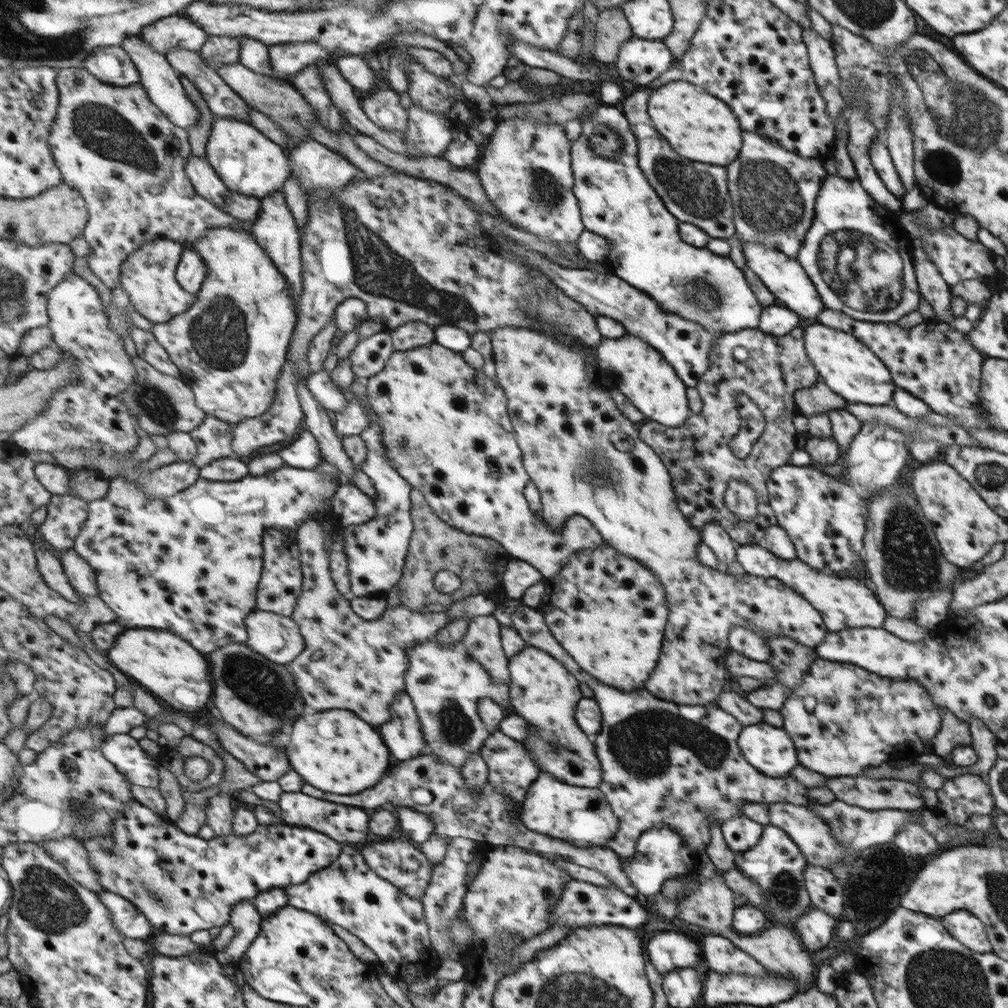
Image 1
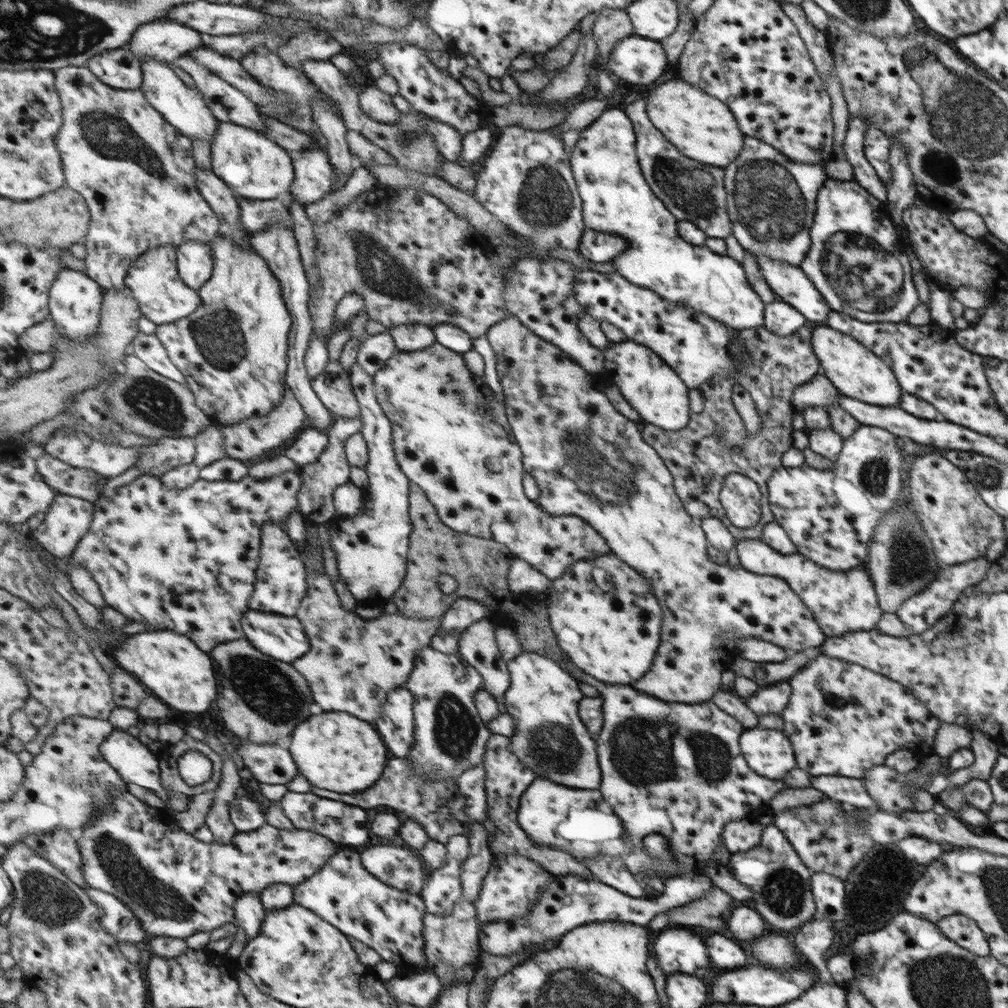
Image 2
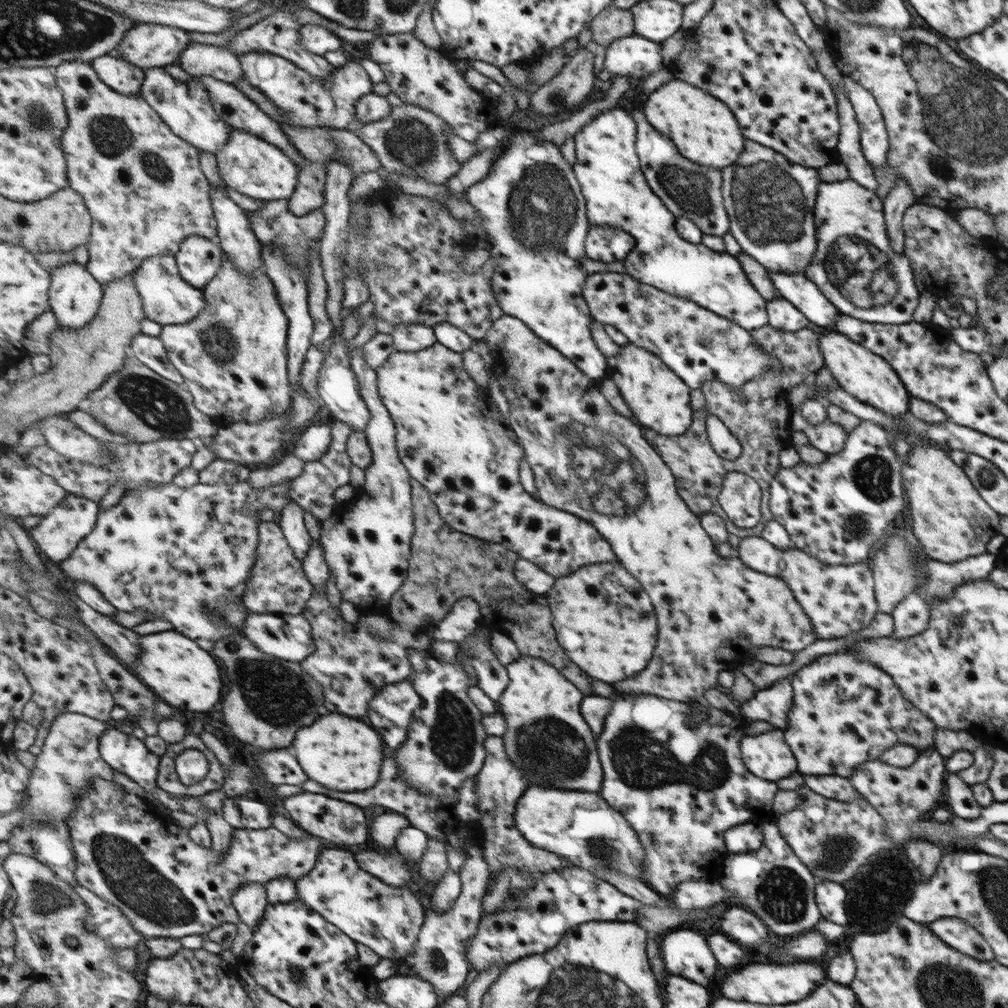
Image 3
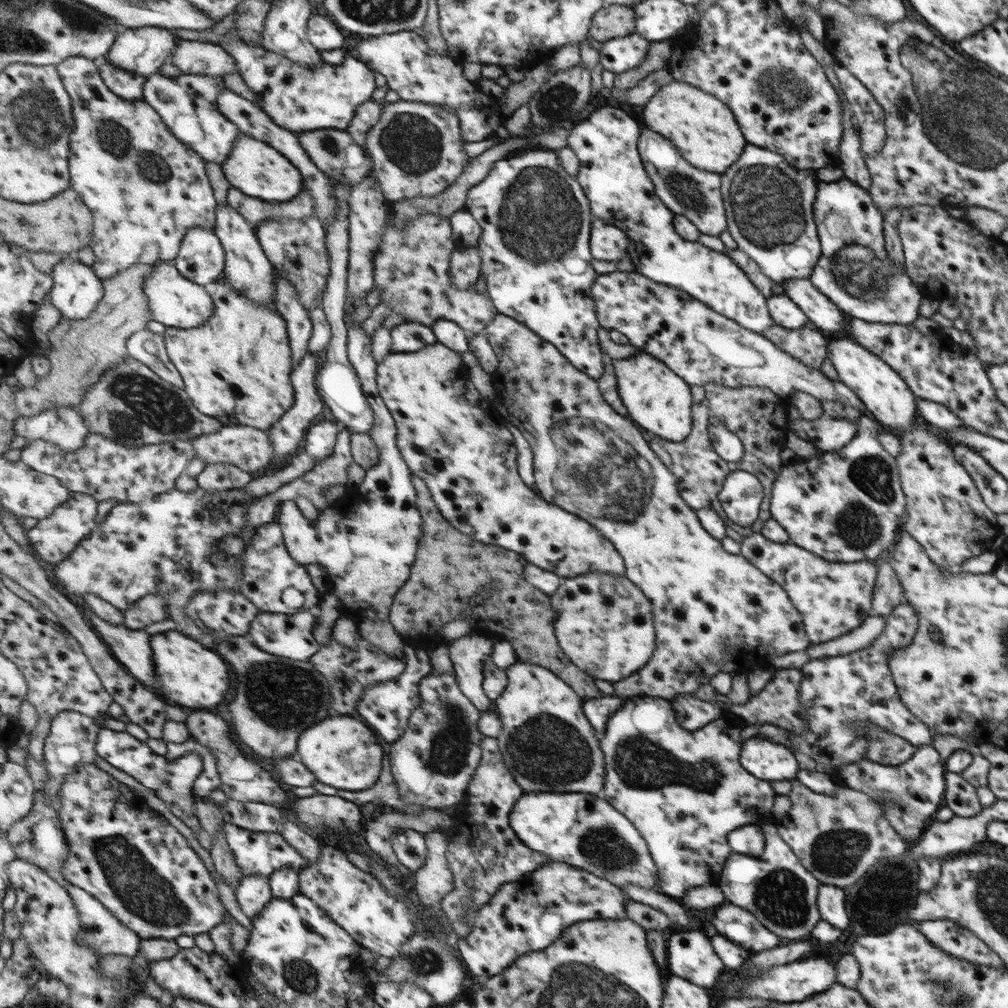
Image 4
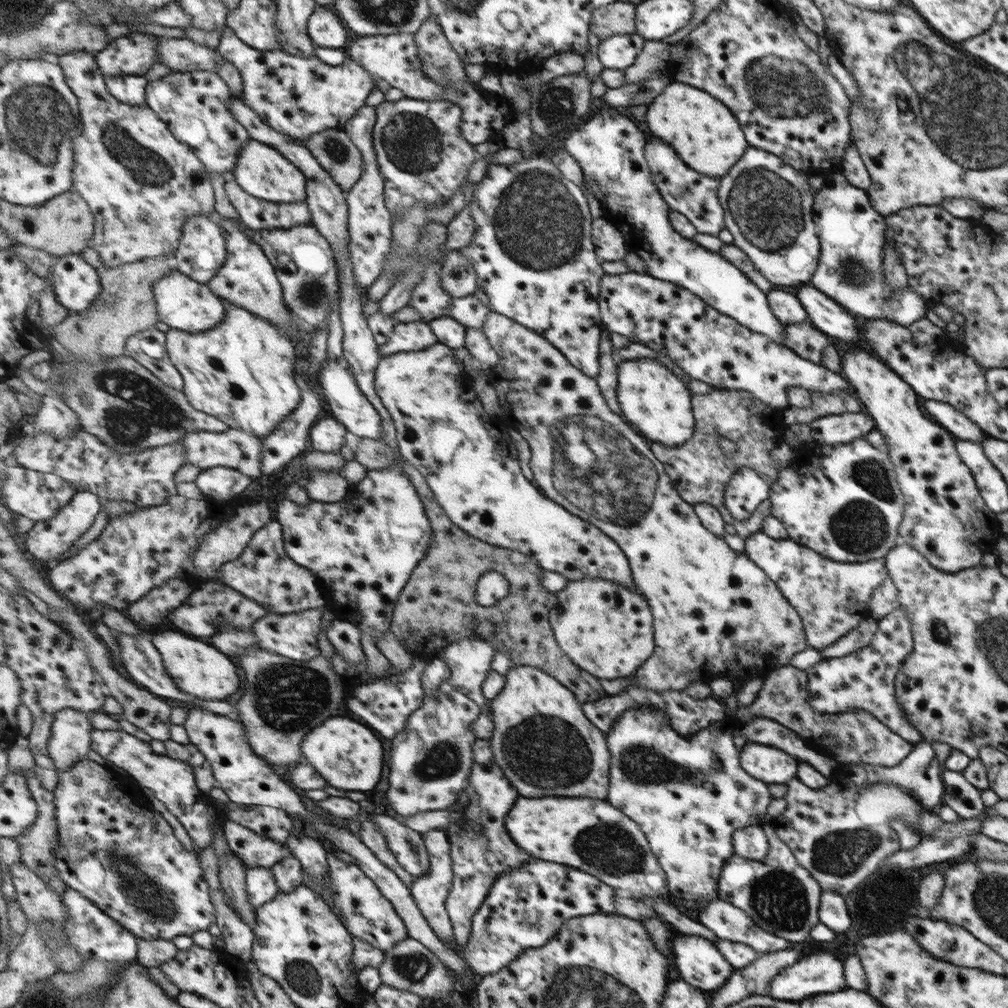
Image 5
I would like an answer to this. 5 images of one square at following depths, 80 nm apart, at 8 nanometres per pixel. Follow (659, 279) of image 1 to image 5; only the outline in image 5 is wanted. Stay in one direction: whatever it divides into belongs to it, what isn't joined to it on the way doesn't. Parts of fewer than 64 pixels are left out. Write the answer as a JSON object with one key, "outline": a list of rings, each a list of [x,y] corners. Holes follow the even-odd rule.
{"outline":[[[606,106],[564,140],[567,149],[579,162],[585,174],[587,190],[599,200],[603,218],[624,227],[633,236],[631,248],[646,264],[647,274],[692,292],[703,302],[733,317],[741,326],[782,344],[785,325],[777,320],[763,294],[740,270],[717,252],[701,248],[693,241],[674,232],[669,208],[650,178],[643,154],[645,138],[637,126]]]}

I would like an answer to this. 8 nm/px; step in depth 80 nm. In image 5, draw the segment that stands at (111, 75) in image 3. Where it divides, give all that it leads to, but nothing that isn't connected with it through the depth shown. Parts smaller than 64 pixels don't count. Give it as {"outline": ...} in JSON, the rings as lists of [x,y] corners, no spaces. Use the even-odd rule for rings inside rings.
{"outline":[[[143,75],[107,76],[105,78],[110,93],[131,106],[145,106],[148,80]]]}

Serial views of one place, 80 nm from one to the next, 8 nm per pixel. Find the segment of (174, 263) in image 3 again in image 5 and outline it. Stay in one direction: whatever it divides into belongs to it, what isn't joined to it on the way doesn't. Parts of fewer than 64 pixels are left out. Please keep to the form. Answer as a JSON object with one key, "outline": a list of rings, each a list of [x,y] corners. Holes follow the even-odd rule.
{"outline":[[[174,269],[174,272],[162,278],[154,286],[154,293],[160,321],[170,328],[190,333],[205,332],[206,330],[214,330],[226,318],[225,301],[211,292],[208,283],[193,280],[178,269]]]}

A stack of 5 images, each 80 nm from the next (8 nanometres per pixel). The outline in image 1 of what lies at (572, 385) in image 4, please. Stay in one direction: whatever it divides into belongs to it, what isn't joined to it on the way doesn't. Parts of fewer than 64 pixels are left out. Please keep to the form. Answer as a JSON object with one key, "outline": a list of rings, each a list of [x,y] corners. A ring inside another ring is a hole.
{"outline":[[[507,325],[496,328],[491,332],[492,345],[494,348],[494,357],[496,358],[497,381],[504,388],[508,398],[508,408],[510,411],[510,420],[513,422],[514,431],[518,437],[519,447],[522,448],[524,454],[524,464],[529,473],[530,480],[533,481],[542,494],[543,510],[541,515],[545,520],[556,530],[560,531],[561,527],[575,515],[581,515],[588,518],[601,533],[602,540],[612,546],[617,552],[623,553],[625,556],[644,564],[655,578],[663,584],[663,588],[667,588],[667,608],[671,608],[671,616],[667,616],[667,644],[663,644],[663,656],[659,656],[659,668],[655,668],[655,676],[651,676],[651,680],[647,680],[647,684],[643,684],[643,688],[647,692],[651,692],[653,696],[659,696],[659,699],[665,700],[679,705],[699,705],[705,706],[707,703],[715,703],[716,698],[721,694],[721,688],[726,682],[725,680],[725,655],[729,653],[730,646],[727,644],[729,631],[735,626],[742,626],[750,630],[752,633],[760,637],[768,636],[768,634],[778,634],[785,638],[795,641],[795,643],[803,646],[809,646],[809,649],[815,649],[825,639],[828,630],[822,623],[821,613],[815,609],[800,593],[796,593],[794,589],[784,585],[782,581],[774,578],[763,578],[753,575],[743,575],[742,577],[733,574],[725,573],[717,568],[708,567],[700,563],[696,557],[696,548],[701,546],[701,532],[693,528],[690,522],[679,512],[677,508],[677,499],[674,495],[671,486],[671,479],[667,472],[666,466],[661,462],[661,459],[655,454],[654,449],[647,445],[647,441],[641,439],[640,425],[641,422],[632,421],[625,416],[623,412],[614,403],[614,399],[610,396],[609,391],[603,390],[599,384],[599,373],[601,370],[598,365],[595,348],[588,350],[591,346],[584,348],[572,348],[568,344],[556,340],[552,336],[547,336],[541,332],[535,331],[533,328],[516,327],[515,325]]]}

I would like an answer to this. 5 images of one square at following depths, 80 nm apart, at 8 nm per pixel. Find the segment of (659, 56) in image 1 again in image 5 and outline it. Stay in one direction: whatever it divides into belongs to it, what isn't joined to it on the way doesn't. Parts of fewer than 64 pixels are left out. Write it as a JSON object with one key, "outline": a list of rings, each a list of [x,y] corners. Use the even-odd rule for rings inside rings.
{"outline":[[[635,34],[613,35],[599,40],[596,52],[602,68],[624,70],[634,60],[646,40]]]}

